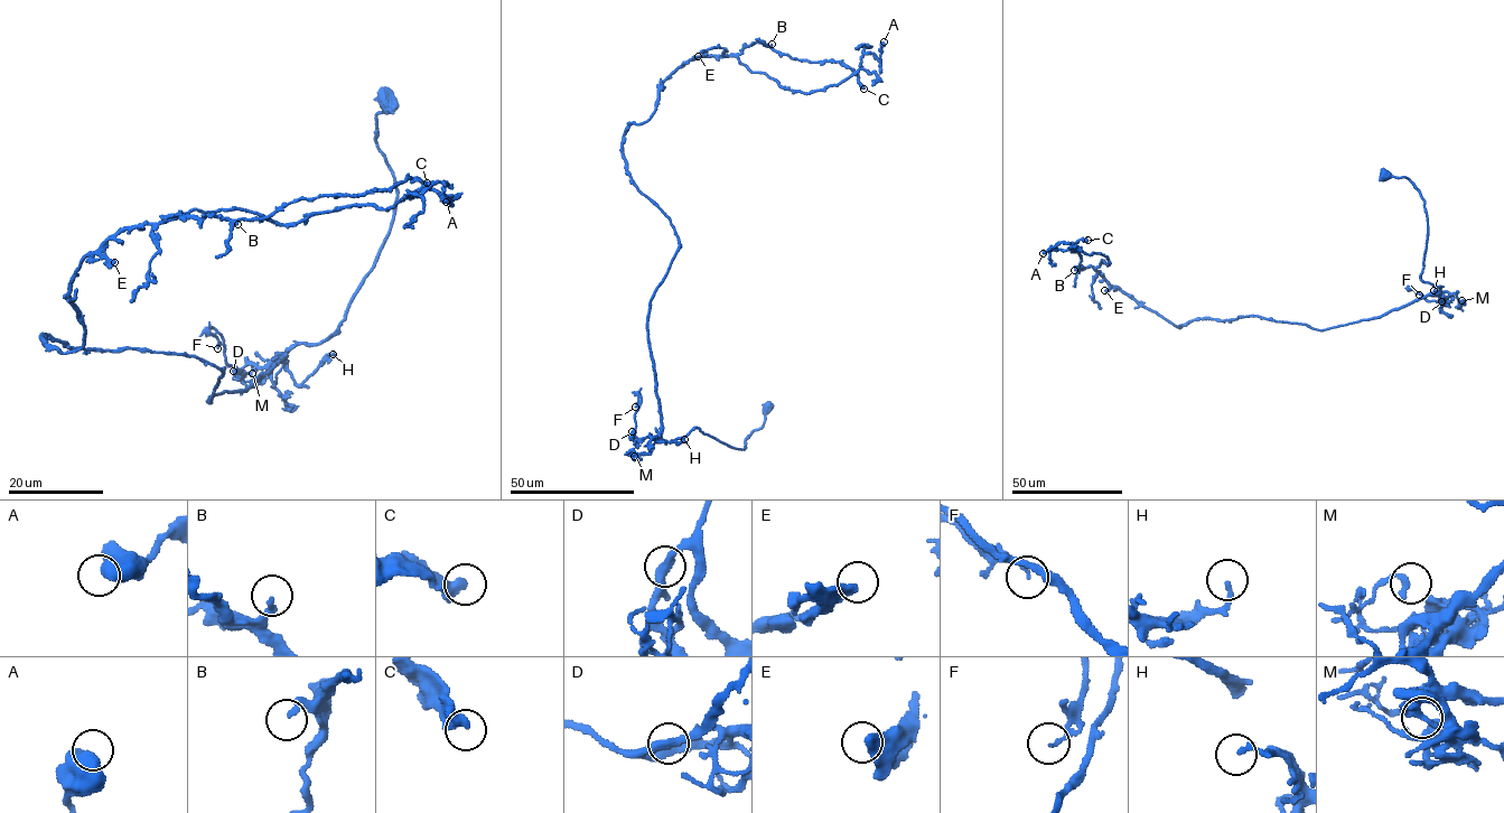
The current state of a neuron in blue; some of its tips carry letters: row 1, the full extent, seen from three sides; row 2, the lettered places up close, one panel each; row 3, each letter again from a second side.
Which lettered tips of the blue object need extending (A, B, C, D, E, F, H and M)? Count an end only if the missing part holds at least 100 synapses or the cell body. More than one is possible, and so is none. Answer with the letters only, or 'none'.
none

